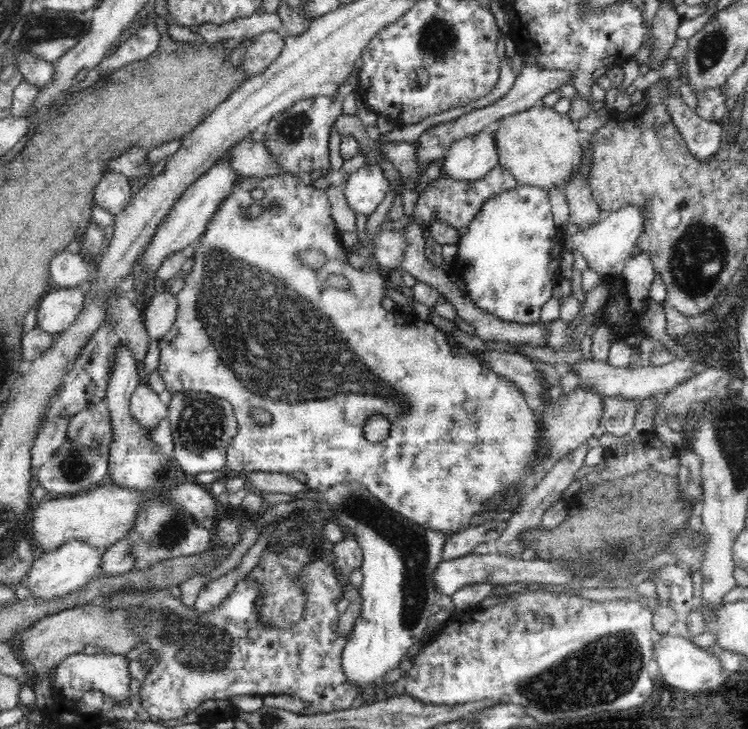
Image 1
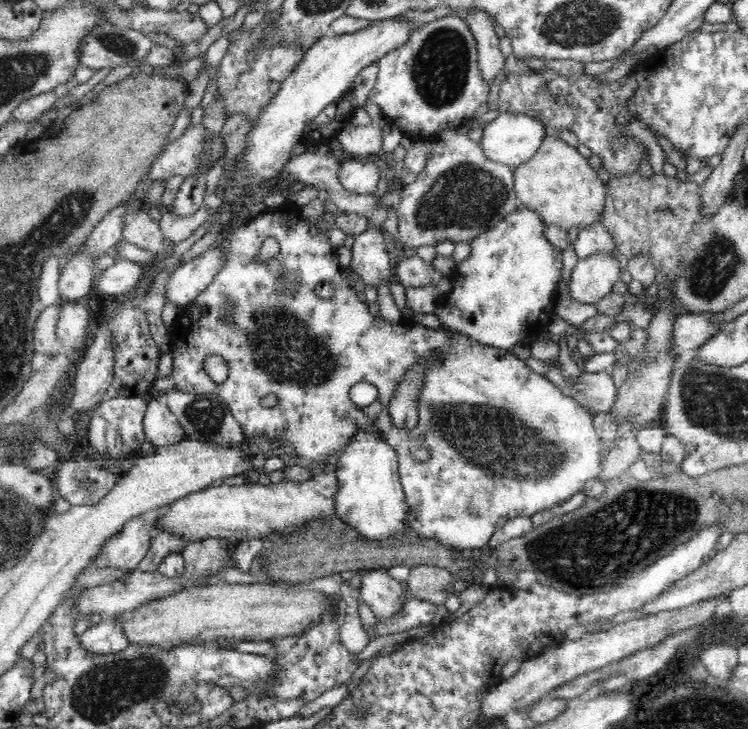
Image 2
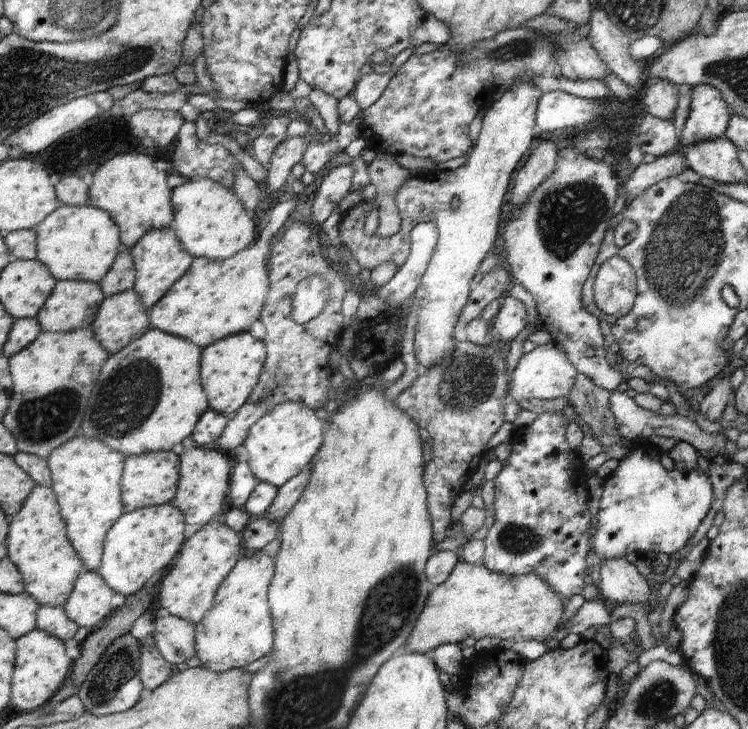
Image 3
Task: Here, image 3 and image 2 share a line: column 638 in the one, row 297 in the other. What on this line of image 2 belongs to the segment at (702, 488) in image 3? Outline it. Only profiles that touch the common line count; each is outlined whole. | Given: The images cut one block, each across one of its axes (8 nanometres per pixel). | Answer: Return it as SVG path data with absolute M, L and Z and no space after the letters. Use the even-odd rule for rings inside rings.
M519 203L516 206L516 210L510 212L506 218L502 218L500 222L496 223L496 226L492 226L492 228L484 230L482 234L478 234L476 238L472 238L469 256L456 264L456 268L453 270L456 276L458 276L458 280L452 280L452 292L458 292L458 306L436 307L435 313L439 316L442 328L468 335L472 340L476 340L480 344L506 349L508 351L511 351L515 346L526 345L542 334L542 330L548 326L552 316L555 315L554 300L561 281L560 272L562 272L562 260L559 257L559 252L551 242L547 241L543 233L545 226L546 224L544 224L538 213L528 208L525 204Z

